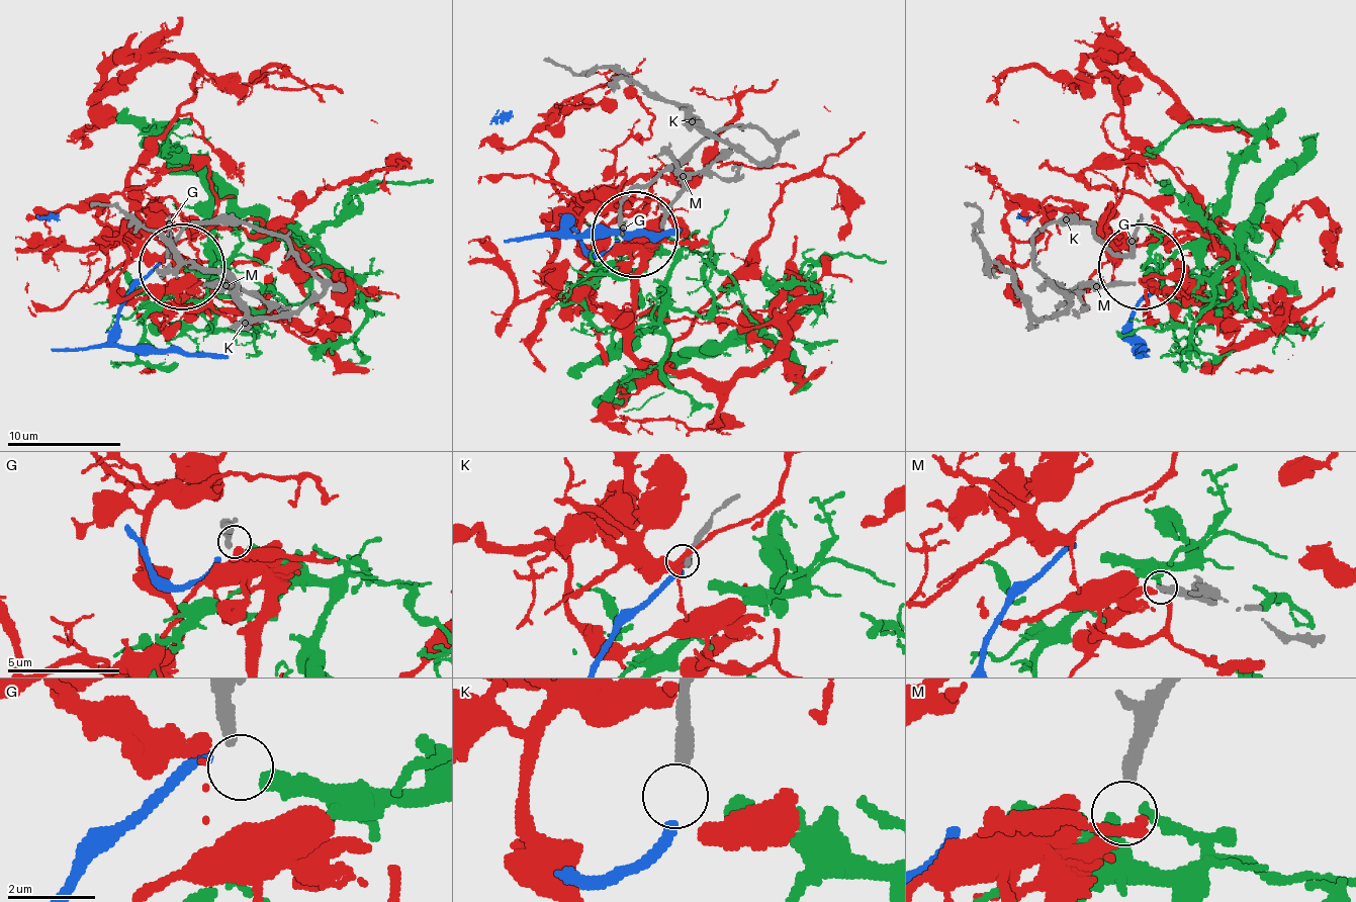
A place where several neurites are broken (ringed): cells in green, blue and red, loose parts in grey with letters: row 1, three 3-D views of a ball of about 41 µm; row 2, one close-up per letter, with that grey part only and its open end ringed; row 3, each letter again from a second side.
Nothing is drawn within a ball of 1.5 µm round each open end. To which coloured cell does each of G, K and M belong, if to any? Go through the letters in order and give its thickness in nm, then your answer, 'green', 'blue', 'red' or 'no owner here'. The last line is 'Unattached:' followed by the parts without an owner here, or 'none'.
G: calibre 360 nm; green
K: calibre 340 nm; blue
M: calibre 280 nm; red
Unattached: none

